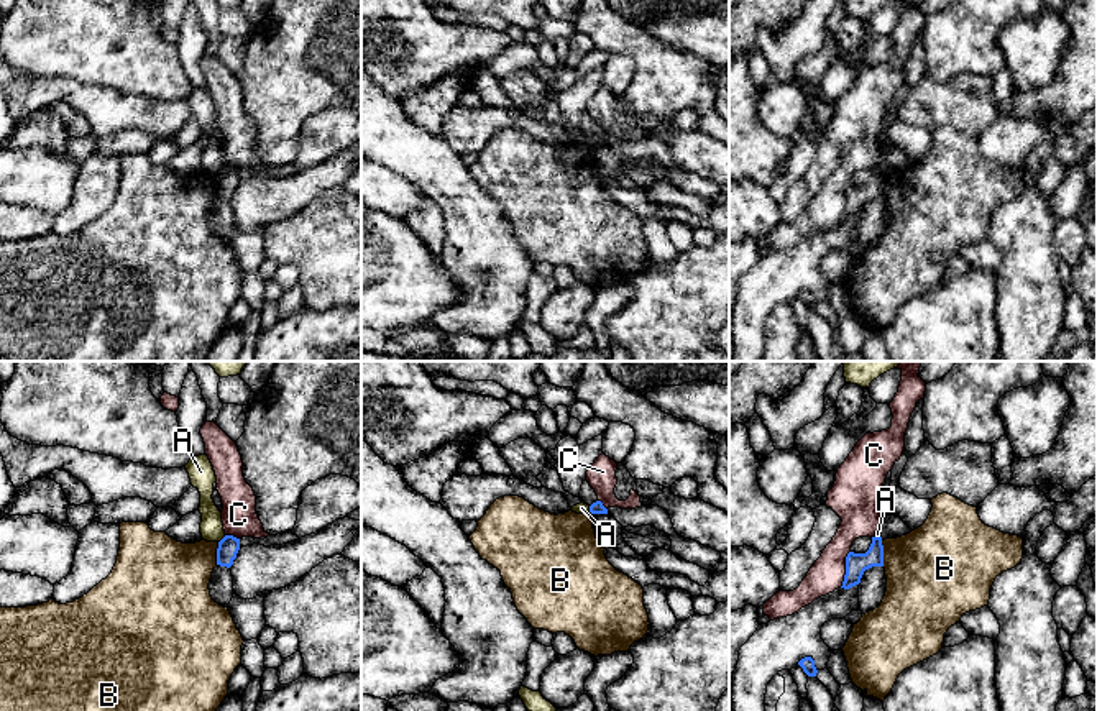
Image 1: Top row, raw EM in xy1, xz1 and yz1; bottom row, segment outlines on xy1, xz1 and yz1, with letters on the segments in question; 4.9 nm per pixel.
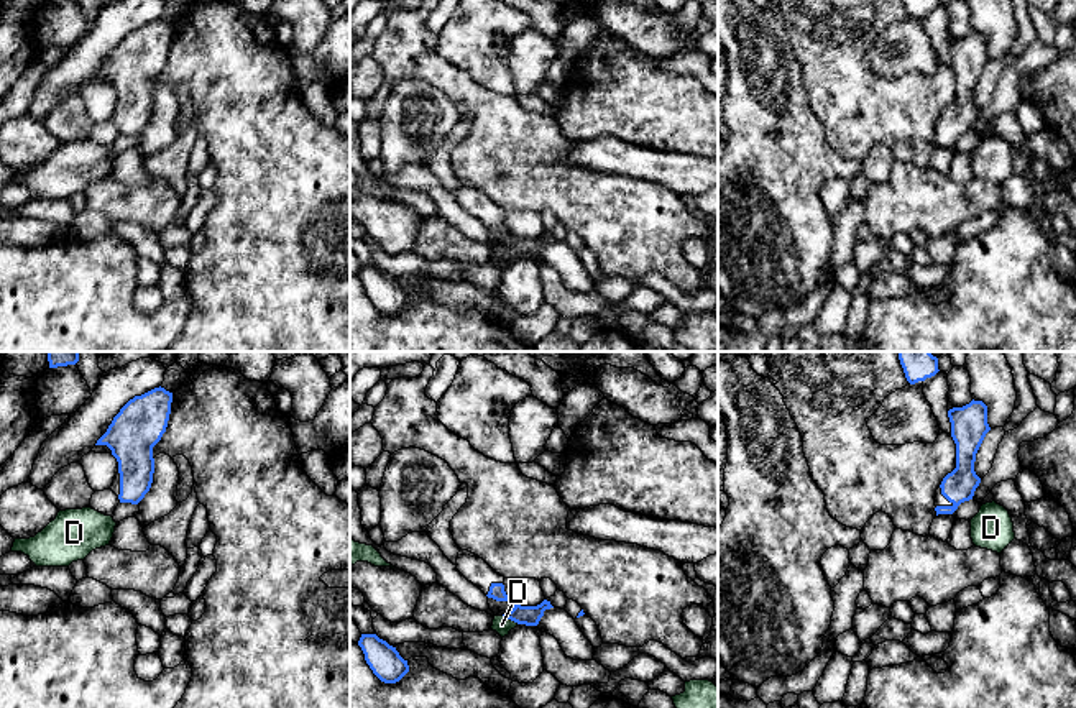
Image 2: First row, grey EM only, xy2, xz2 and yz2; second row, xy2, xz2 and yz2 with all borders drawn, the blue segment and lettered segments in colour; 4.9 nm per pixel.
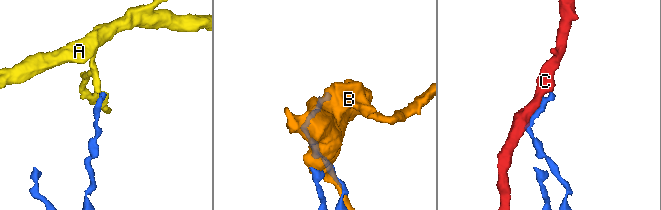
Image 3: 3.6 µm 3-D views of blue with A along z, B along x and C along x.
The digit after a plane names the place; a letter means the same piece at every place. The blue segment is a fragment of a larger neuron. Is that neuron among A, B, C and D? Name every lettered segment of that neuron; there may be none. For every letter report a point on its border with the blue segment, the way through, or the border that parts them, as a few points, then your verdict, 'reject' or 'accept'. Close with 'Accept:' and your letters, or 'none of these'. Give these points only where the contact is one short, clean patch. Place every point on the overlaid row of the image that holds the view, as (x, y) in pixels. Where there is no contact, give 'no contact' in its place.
A: meets blue in xz1 at (590, 509); border along xz1 (588, 506), (592, 513); reject
B: meets blue in yz1 at (882, 554); reject
C: meets blue in yz1 at (846, 568); reject
D: meets blue in xz2 at (511, 620); border along xz2 (503, 615), (518, 623); reject
Accept: none of these

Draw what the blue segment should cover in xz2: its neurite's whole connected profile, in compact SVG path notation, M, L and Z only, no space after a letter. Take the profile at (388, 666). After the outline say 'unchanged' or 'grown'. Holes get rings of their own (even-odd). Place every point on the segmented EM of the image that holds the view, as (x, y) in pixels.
M361 634L358 646L365 654L366 664L381 682L396 683L409 672L407 660L399 655L396 647L376 634Z; unchanged

